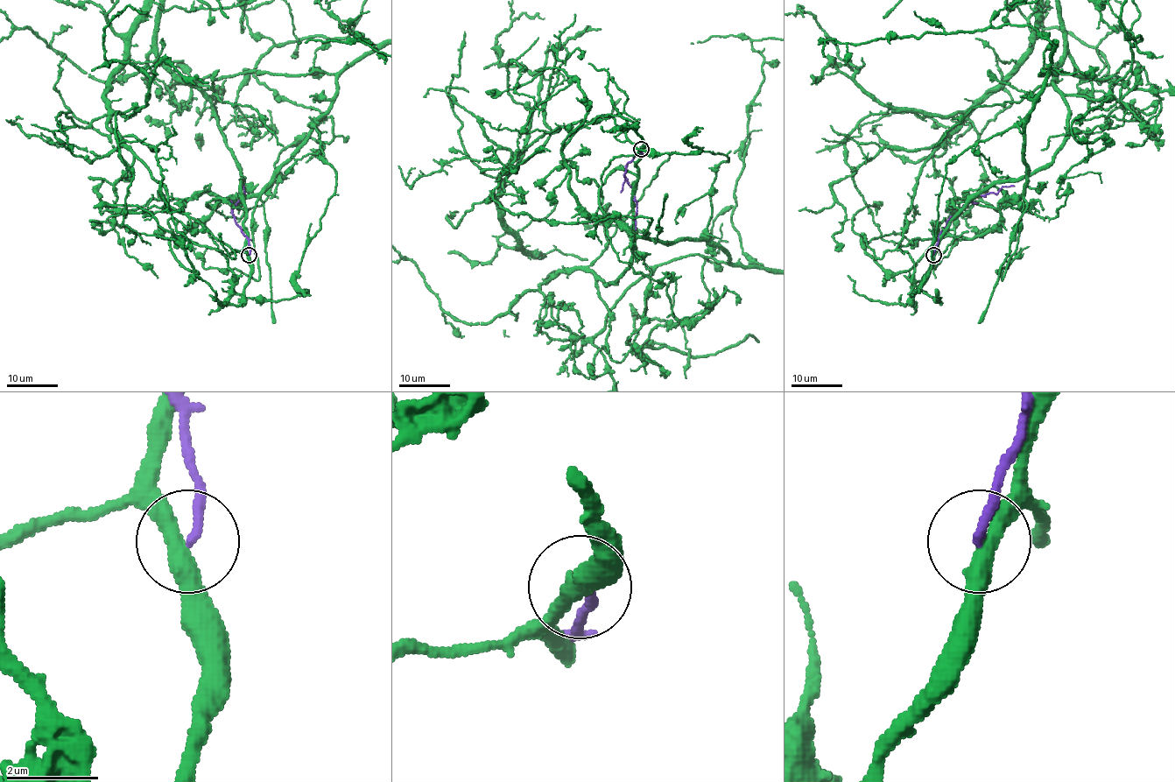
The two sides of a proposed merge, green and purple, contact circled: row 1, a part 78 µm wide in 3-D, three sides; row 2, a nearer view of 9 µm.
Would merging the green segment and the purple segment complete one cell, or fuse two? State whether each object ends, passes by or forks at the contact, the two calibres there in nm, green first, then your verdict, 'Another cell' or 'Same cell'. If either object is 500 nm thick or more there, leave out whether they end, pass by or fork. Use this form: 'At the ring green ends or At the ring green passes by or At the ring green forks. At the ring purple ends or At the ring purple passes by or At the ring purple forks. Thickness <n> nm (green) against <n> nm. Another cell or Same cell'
At the ring green passes by. At the ring purple ends. Thickness 400 nm (green) against 190 nm. Another cell

